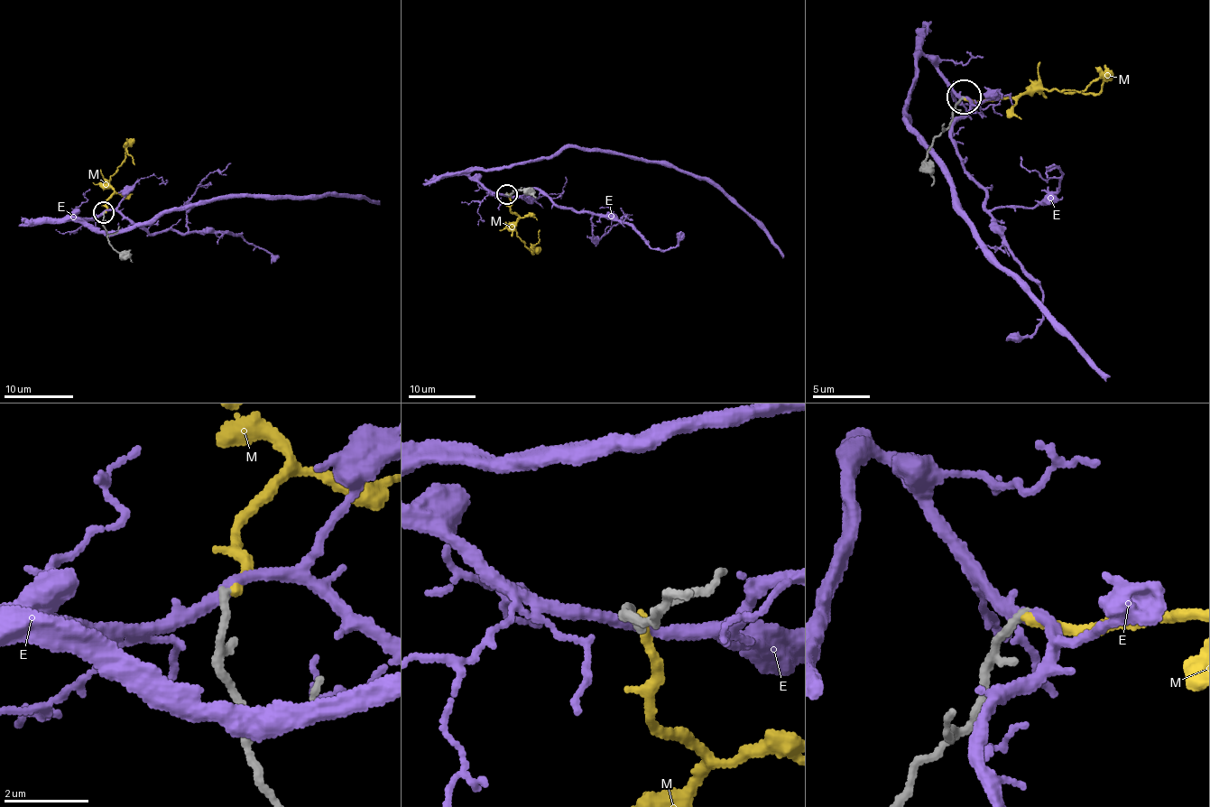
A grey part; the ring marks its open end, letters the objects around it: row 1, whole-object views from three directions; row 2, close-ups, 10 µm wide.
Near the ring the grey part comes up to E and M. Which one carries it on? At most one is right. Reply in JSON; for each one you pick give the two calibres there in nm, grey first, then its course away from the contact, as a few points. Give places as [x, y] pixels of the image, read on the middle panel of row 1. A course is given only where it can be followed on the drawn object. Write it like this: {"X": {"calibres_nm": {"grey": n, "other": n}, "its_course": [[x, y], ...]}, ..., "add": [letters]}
{"add": []}

